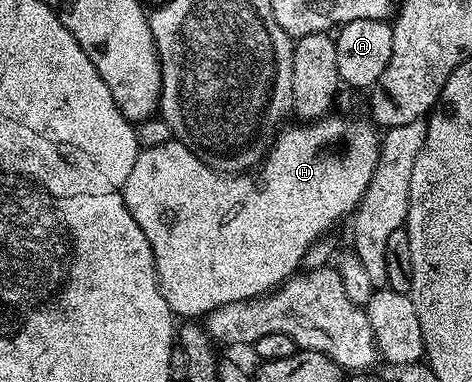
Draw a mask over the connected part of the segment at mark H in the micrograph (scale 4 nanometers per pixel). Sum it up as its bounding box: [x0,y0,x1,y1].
[122,127,380,318]

